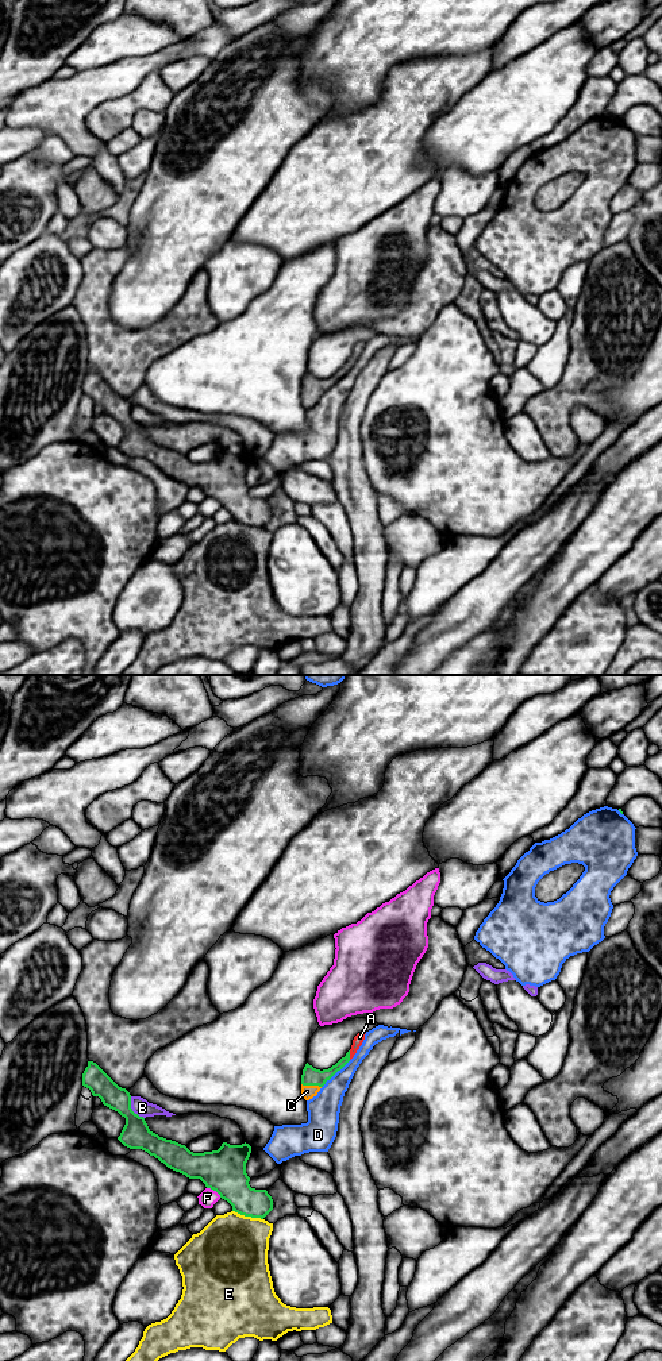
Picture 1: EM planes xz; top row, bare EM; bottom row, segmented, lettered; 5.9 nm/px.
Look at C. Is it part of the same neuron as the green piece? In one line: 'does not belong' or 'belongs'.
belongs

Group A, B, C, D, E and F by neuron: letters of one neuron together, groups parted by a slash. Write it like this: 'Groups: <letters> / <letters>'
Groups: A C / B / D / E / F

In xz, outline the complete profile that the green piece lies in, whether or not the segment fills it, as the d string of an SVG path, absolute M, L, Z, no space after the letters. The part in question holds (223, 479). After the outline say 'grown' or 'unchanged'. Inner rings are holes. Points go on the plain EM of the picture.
M88 370L88 375L82 382L82 394L89 397L93 405L99 405L104 415L126 427L126 433L118 446L124 455L142 458L158 467L168 477L189 487L200 487L207 497L216 500L222 508L232 514L232 520L240 524L263 528L273 518L273 508L268 500L251 497L249 493L250 486L246 482L246 471L251 462L249 452L230 454L223 451L218 459L193 462L185 454L153 442L145 427L132 420L130 401L119 396L96 371Z; unchanged

